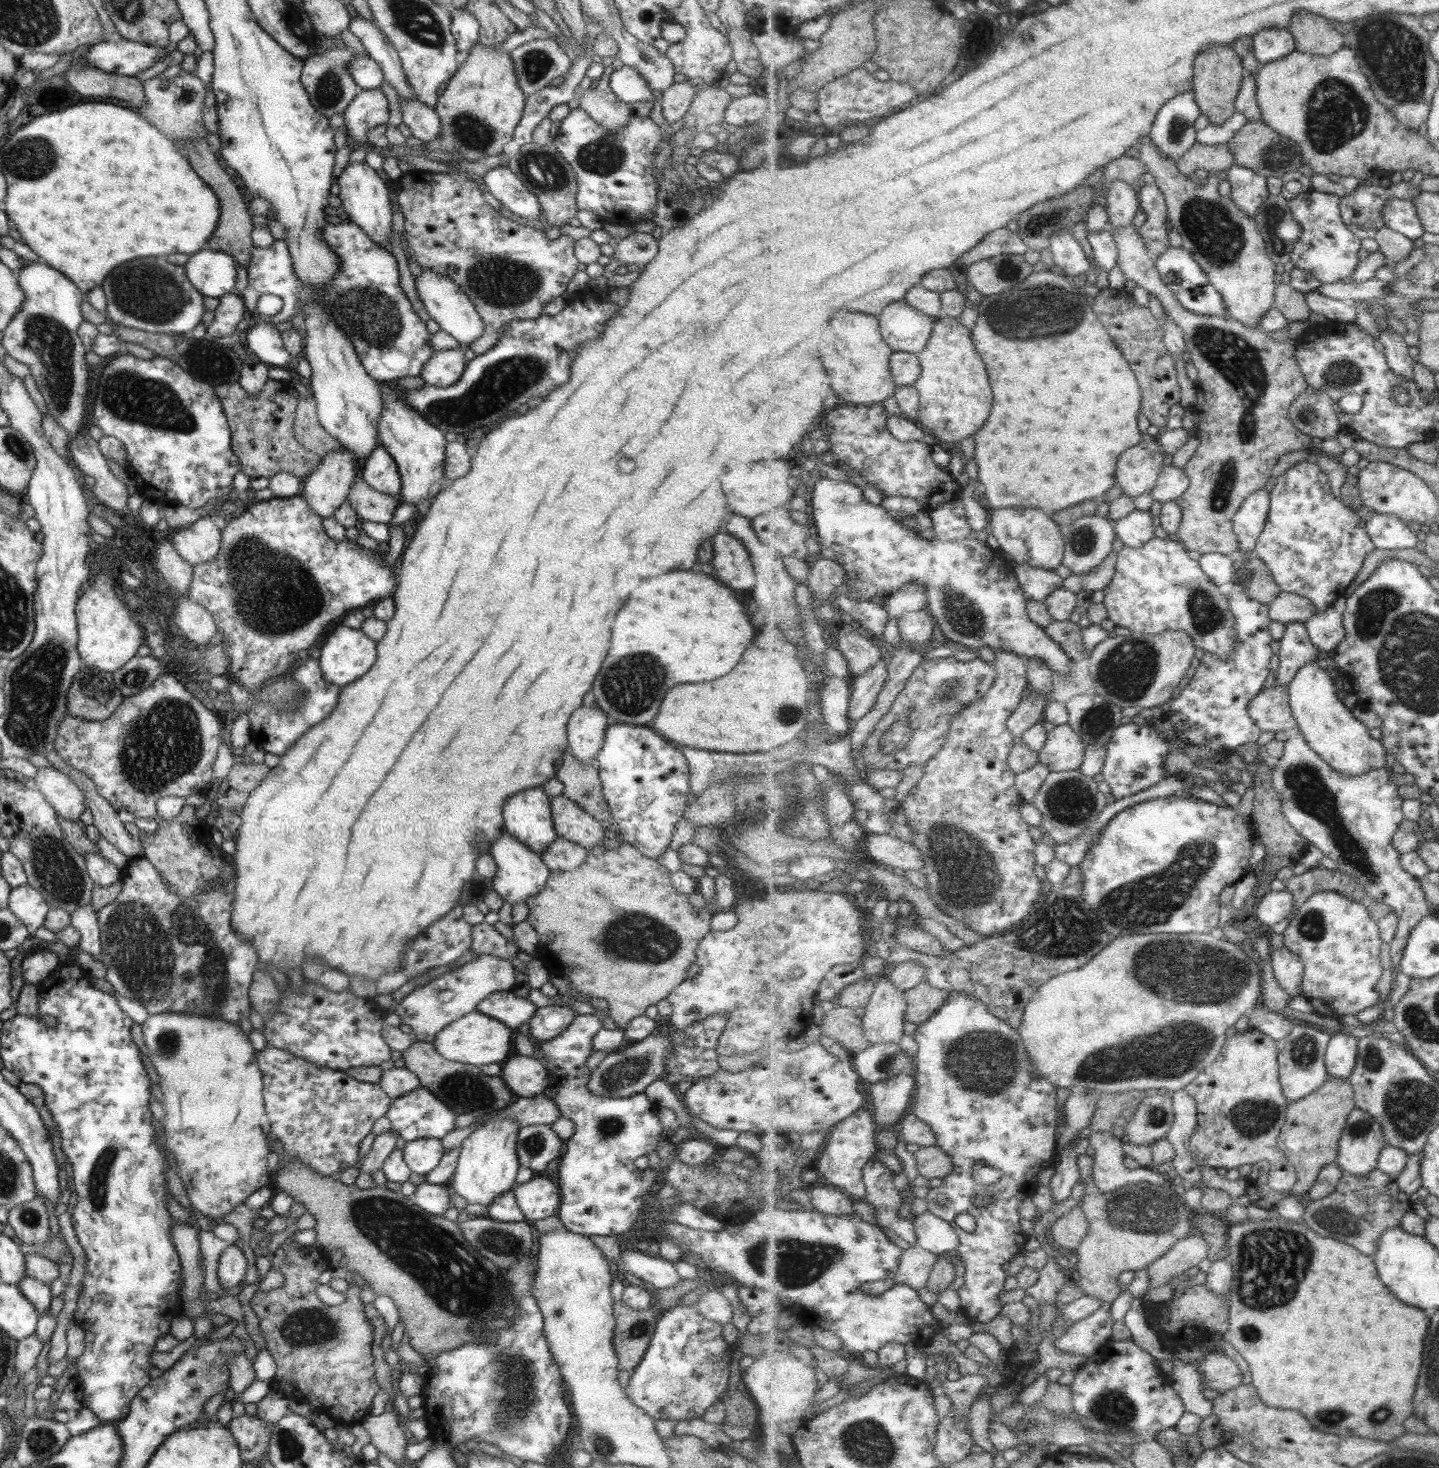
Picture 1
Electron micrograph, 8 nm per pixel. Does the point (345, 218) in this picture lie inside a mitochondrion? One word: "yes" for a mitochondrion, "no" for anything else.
no

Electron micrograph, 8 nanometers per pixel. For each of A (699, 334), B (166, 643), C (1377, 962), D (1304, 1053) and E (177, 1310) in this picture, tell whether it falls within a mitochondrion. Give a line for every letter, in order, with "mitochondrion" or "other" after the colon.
A: mitochondrion
B: other
C: other
D: mitochondrion
E: other

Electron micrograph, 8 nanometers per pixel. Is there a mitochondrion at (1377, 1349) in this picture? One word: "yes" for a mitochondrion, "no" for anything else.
no

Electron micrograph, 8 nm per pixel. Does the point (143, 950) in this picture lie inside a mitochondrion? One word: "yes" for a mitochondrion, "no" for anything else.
yes

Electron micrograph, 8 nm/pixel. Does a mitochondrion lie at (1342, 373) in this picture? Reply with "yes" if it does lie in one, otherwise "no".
yes

